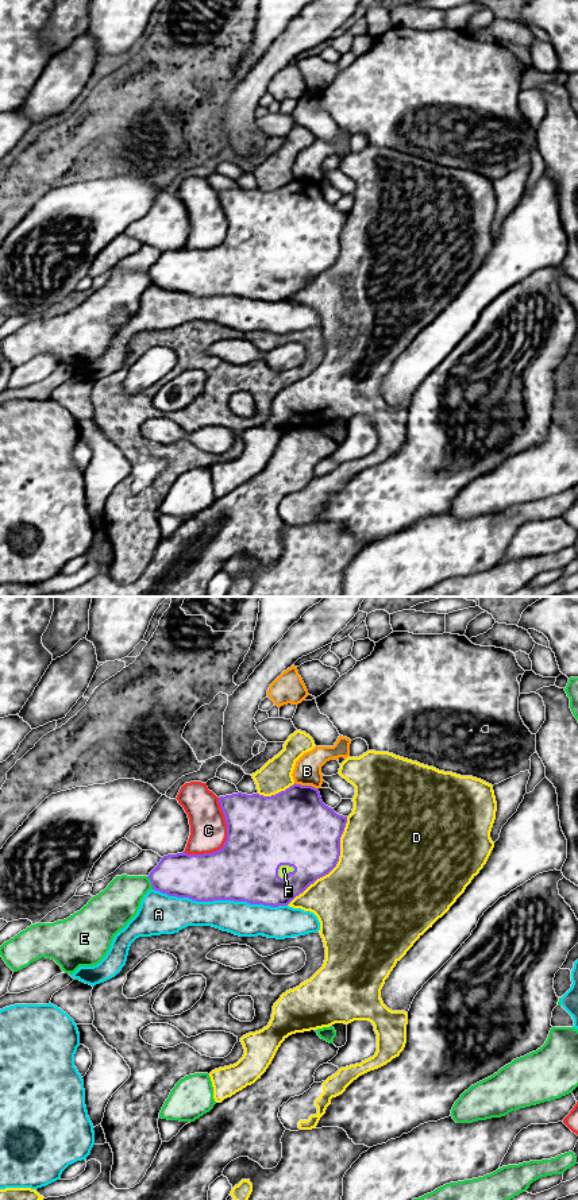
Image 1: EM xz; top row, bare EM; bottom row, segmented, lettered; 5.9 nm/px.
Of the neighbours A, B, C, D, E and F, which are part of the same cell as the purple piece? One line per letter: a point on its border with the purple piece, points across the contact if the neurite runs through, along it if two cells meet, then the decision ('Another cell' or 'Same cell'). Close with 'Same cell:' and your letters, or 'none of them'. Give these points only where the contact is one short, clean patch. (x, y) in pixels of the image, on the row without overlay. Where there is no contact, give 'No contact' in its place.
A: Touches purple at xz (220, 294). Another cell
B: Touches purple at xz (307, 181). Another cell
C: Touches purple at xz (226, 236). Another cell
D: Touches purple at xz (335, 261). Another cell
E: Touches purple at xz (151, 278). Another cell
F: Touches purple at xz (286, 271). Same cell
Same cell: F

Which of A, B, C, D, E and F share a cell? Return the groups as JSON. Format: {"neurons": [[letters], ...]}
{"neurons": [["A"], ["B"], ["C"], ["D"], ["E"], ["F"]]}

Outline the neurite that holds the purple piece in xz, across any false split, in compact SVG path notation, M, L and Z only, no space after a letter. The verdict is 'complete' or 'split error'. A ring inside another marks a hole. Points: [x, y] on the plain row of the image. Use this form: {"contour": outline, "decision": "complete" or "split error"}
{"contour": "M294 178L271 192L238 188L219 192L219 198L227 219L223 243L204 250L163 251L149 270L153 285L196 297L234 296L278 302L288 301L336 262L347 212L325 201L319 184Z", "decision": "split error"}

